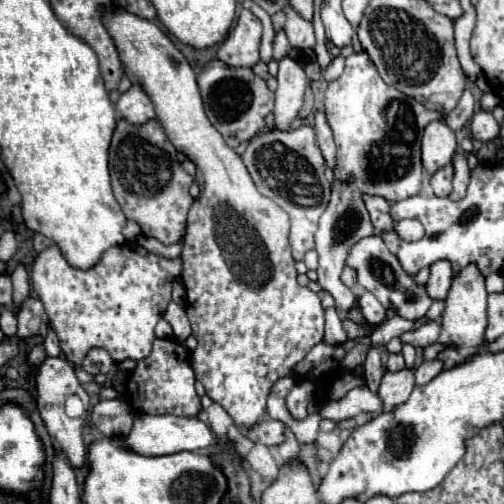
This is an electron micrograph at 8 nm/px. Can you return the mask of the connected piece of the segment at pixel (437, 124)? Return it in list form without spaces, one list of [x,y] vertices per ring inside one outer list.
[[[432,121],[424,129],[424,137],[422,137],[422,163],[424,163],[424,169],[430,175],[436,173],[440,167],[450,163],[454,151],[456,151],[454,131],[442,121]]]

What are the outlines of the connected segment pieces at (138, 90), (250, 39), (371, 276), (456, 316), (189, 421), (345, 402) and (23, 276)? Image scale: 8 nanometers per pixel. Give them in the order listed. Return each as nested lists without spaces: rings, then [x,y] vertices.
[[[132,85],[116,103],[118,113],[132,125],[142,125],[154,117],[154,105],[140,85]]]
[[[242,11],[228,37],[218,47],[218,59],[230,67],[254,67],[260,61],[258,47],[262,23],[250,11]]]
[[[370,235],[370,237],[360,239],[360,241],[352,247],[346,263],[358,271],[358,283],[360,283],[360,287],[366,289],[366,291],[372,291],[372,295],[376,295],[376,299],[378,299],[386,309],[396,311],[396,315],[402,317],[402,319],[420,321],[420,319],[426,317],[430,305],[434,303],[434,301],[428,297],[428,293],[426,293],[426,285],[418,285],[418,283],[414,281],[414,277],[408,275],[408,273],[400,267],[400,261],[386,249],[384,241],[382,241],[380,237],[376,237],[376,235]]]
[[[468,263],[460,275],[454,275],[452,287],[446,297],[446,309],[442,313],[442,333],[440,333],[440,343],[446,345],[456,345],[456,349],[446,349],[444,353],[438,355],[438,359],[444,361],[444,369],[454,367],[468,359],[470,355],[478,353],[478,349],[484,343],[484,329],[486,329],[486,287],[484,287],[484,275],[476,271],[476,263]]]
[[[138,415],[130,435],[124,439],[126,447],[140,455],[170,455],[178,451],[206,449],[214,441],[214,431],[198,417],[176,417],[176,415]]]
[[[368,387],[352,389],[344,399],[330,401],[328,405],[322,407],[320,417],[340,421],[340,419],[356,417],[362,411],[366,411],[366,413],[380,413],[382,411],[382,401]]]
[[[18,263],[12,271],[12,283],[14,283],[14,313],[18,311],[20,303],[28,297],[30,291],[30,281],[28,281],[28,271],[22,263]]]

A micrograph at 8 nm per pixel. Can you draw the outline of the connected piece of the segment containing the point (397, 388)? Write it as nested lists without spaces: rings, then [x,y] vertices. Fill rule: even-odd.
[[[412,369],[402,371],[386,371],[380,381],[378,395],[384,401],[384,411],[392,411],[396,405],[404,403],[414,389],[414,373]]]

